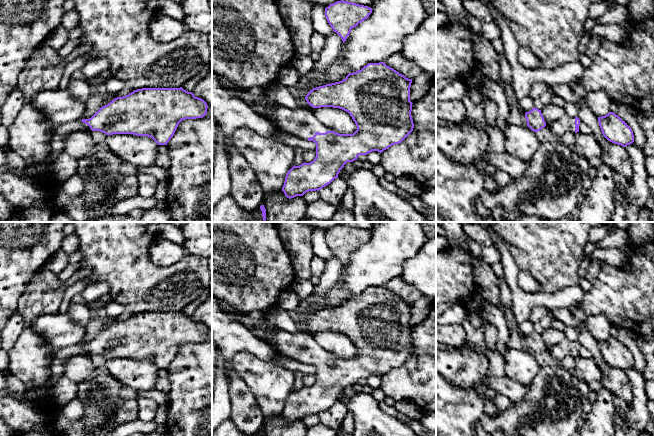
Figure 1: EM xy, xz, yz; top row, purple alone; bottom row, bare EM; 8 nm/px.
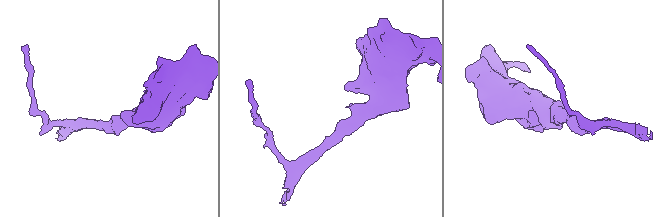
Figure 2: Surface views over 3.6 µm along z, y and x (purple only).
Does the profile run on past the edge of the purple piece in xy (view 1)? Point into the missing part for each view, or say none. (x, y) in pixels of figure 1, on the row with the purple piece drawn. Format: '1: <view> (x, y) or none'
1: none

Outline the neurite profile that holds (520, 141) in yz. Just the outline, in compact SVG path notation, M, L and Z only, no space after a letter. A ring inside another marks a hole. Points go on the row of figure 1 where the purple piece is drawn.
M510 125L504 135L505 151L528 162L541 144L538 134L528 126Z

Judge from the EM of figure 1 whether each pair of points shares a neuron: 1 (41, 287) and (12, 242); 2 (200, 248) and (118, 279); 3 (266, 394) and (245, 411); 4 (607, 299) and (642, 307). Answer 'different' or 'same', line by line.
1: different
2: different
3: different
4: same

